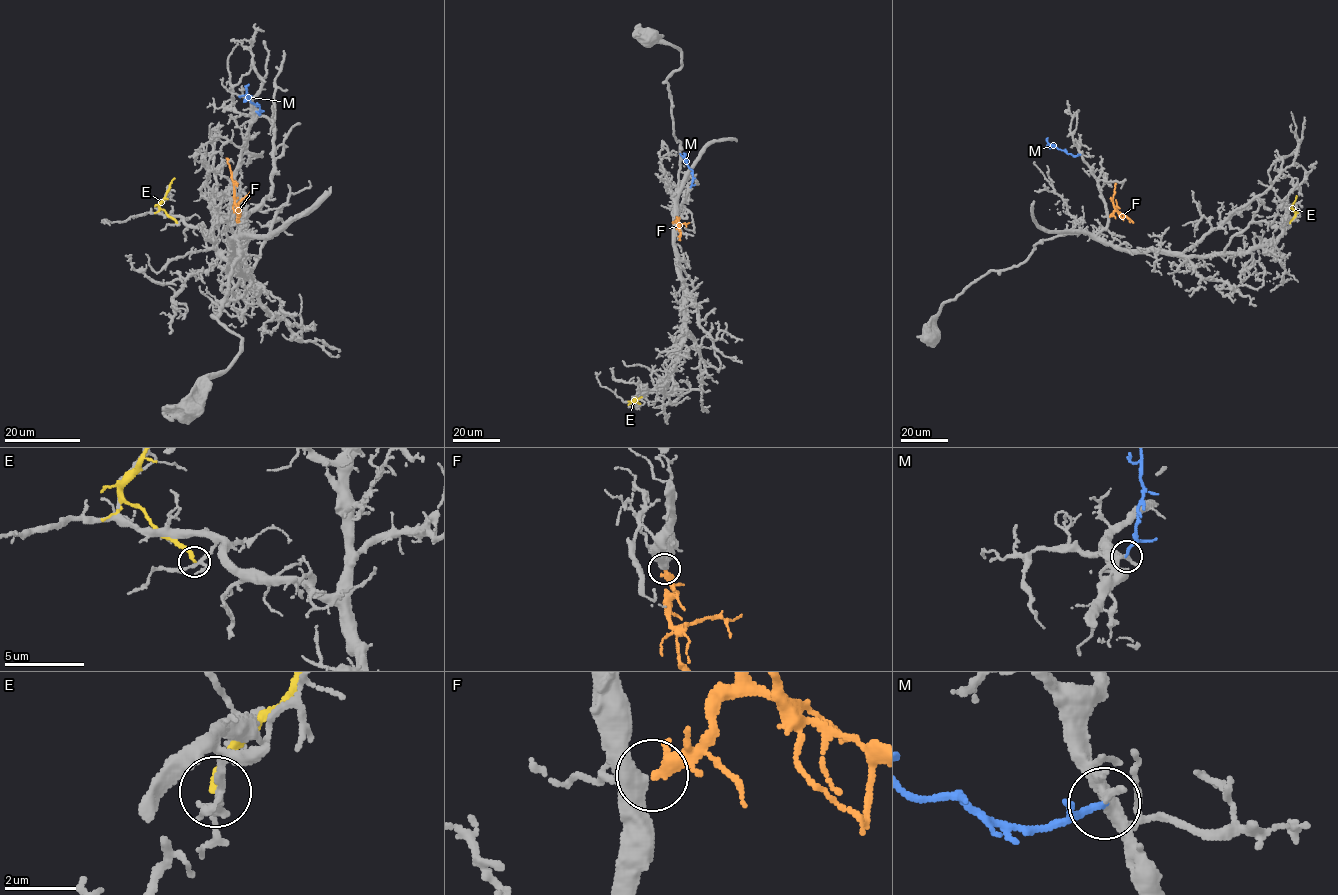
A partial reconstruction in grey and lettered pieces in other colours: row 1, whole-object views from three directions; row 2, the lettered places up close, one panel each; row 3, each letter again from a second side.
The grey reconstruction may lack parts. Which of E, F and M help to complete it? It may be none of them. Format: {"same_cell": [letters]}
{"same_cell": ["F"]}

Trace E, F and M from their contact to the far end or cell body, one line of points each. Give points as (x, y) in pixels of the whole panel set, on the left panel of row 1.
E: (176, 223), (159, 207), (174, 177)
F: (233, 211), (236, 208), (233, 181), (225, 158)
M: (256, 111), (259, 113), (260, 106), (248, 98), (248, 84)

